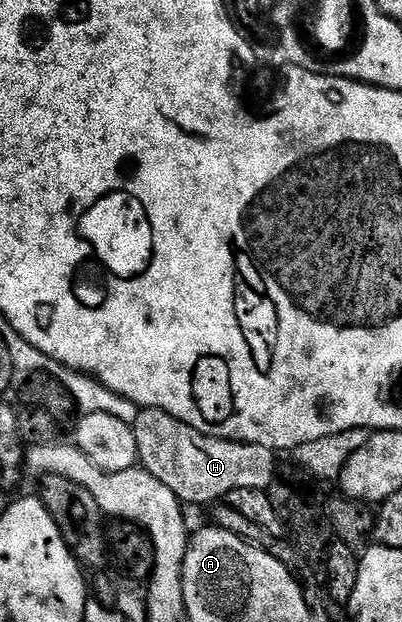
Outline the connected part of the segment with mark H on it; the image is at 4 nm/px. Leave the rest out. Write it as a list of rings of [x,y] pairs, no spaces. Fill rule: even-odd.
[[[158,408],[140,409],[137,417],[133,419],[131,427],[135,434],[140,467],[148,470],[155,478],[159,478],[159,482],[163,482],[163,486],[167,486],[167,490],[175,493],[177,499],[186,505],[205,504],[208,502],[209,496],[227,498],[231,494],[231,490],[268,489],[269,483],[278,475],[278,457],[272,448],[264,448],[258,444],[239,444],[235,440],[220,440],[202,432],[196,432],[183,422],[179,422],[179,418]]]

